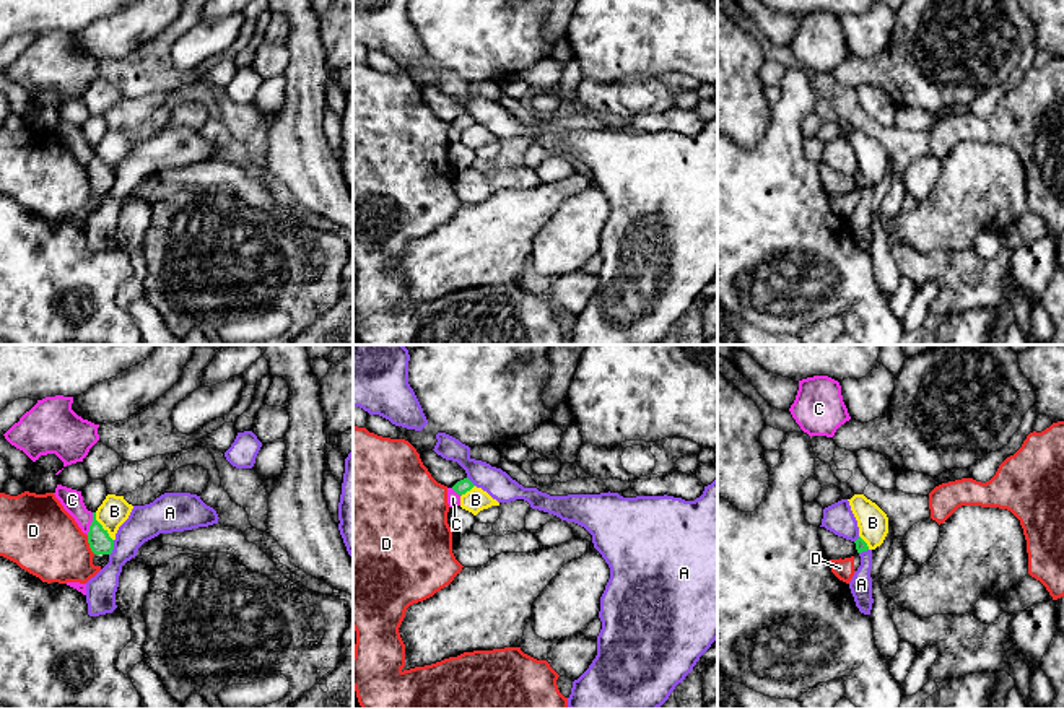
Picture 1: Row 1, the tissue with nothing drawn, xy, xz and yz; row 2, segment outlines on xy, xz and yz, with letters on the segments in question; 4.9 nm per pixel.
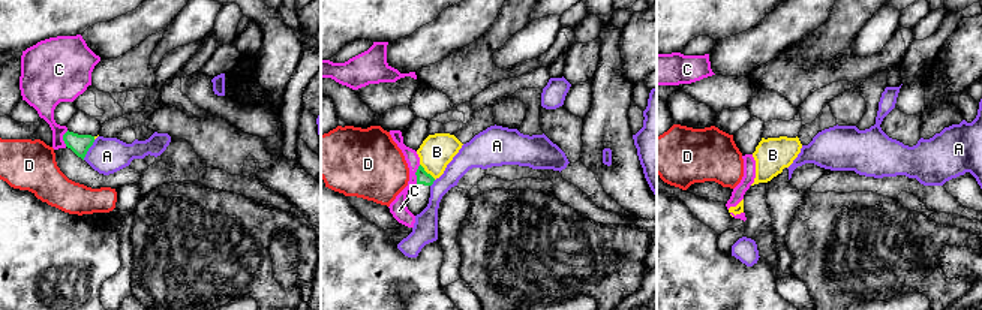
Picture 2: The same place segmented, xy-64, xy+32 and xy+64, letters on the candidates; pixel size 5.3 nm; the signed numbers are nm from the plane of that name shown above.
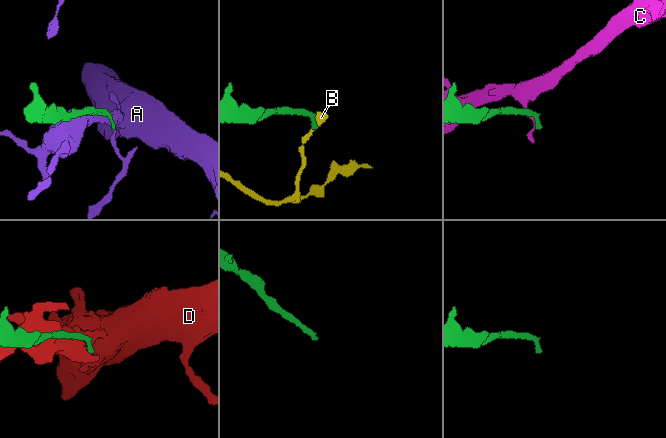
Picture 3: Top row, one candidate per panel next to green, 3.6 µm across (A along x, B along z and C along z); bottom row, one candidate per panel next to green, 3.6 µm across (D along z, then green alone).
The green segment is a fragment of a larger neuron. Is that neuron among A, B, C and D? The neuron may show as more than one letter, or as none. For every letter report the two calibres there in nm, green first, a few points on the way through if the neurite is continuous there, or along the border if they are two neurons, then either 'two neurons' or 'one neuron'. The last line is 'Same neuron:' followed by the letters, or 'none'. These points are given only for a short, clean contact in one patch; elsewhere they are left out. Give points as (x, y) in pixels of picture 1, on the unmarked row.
A: calibres 110 and 170 nm; two neurons
B: calibres 110 and 150 nm; border xy (95, 148), (95, 153), (113, 176); two neurons
C: calibres 110 and 110 nm; border xy (93, 148), (87, 169); two neurons
D: calibres 110 and 360 nm; two neurons
Same neuron: none

